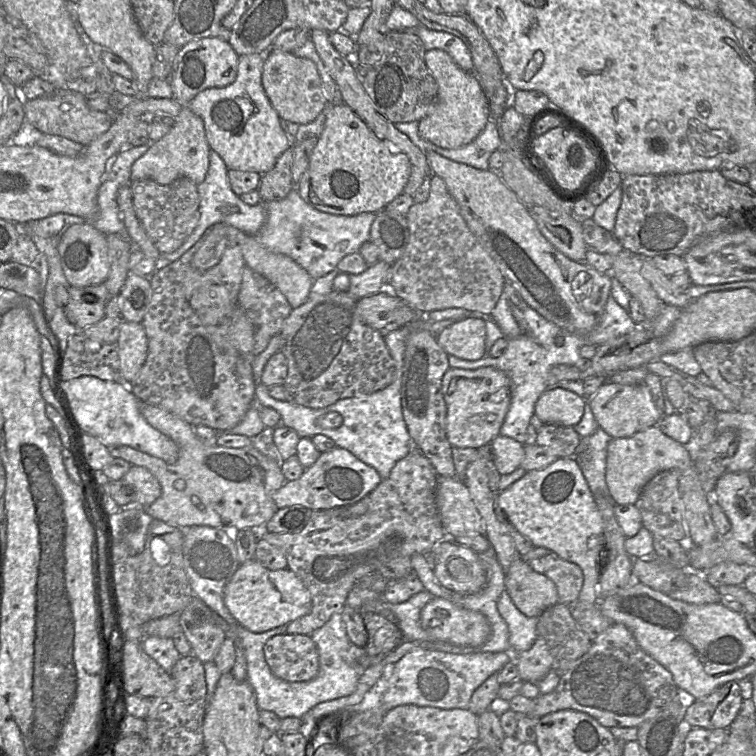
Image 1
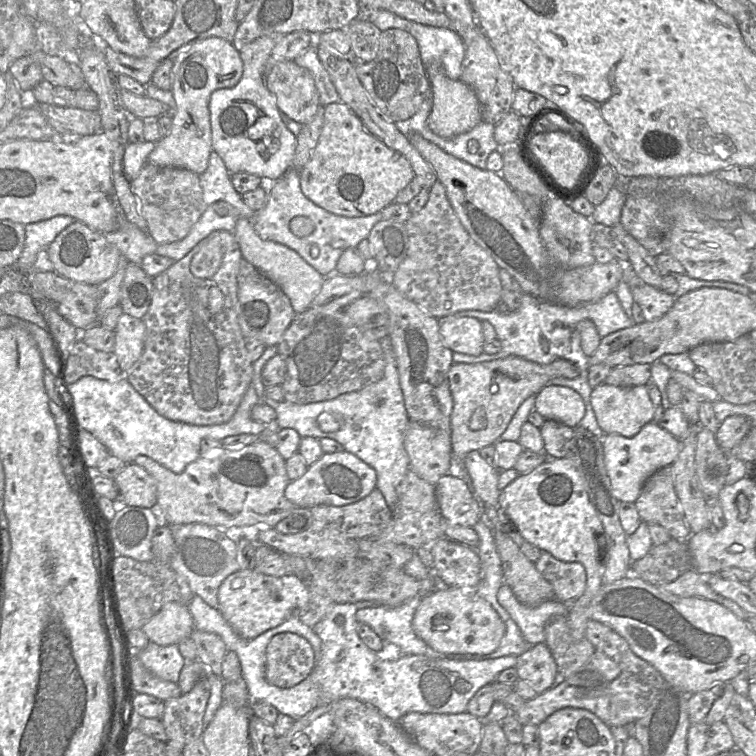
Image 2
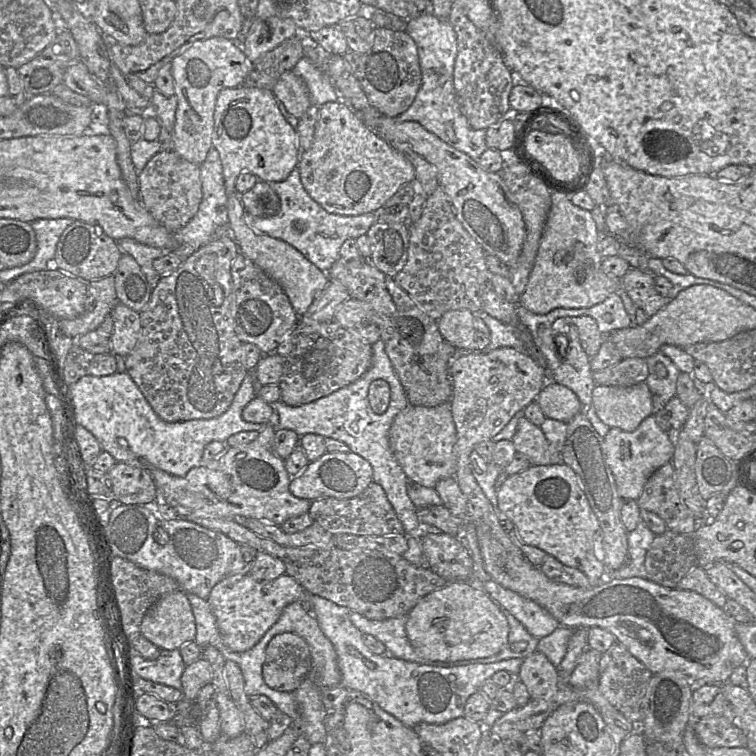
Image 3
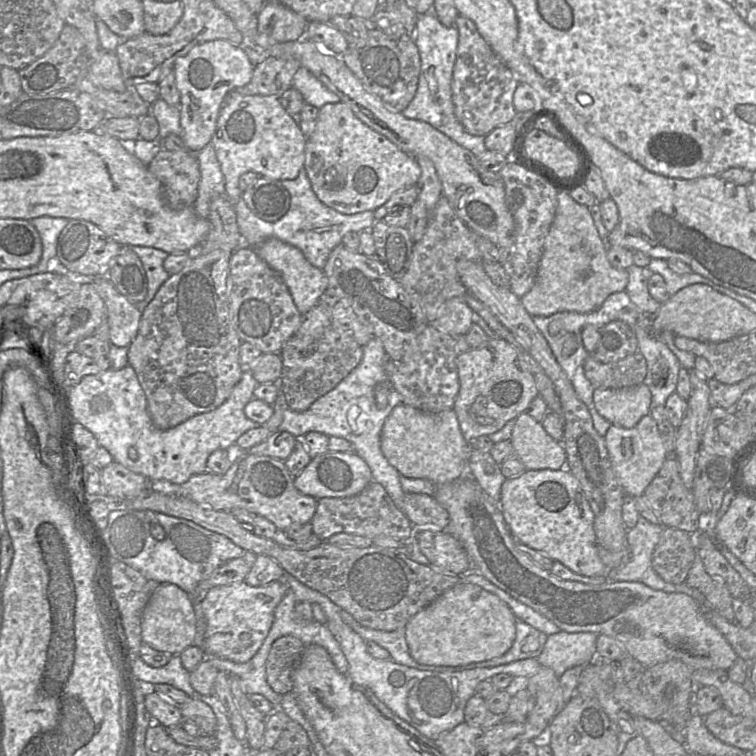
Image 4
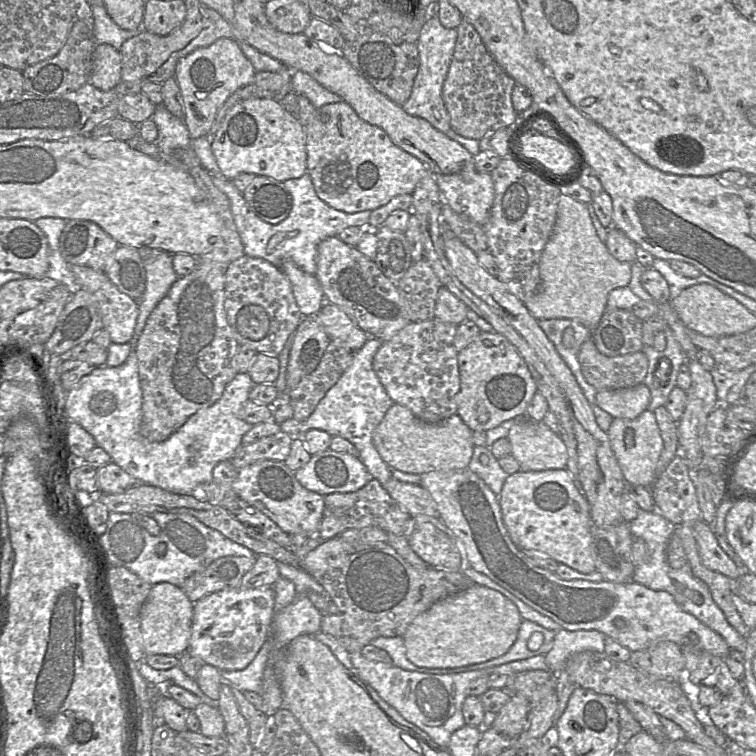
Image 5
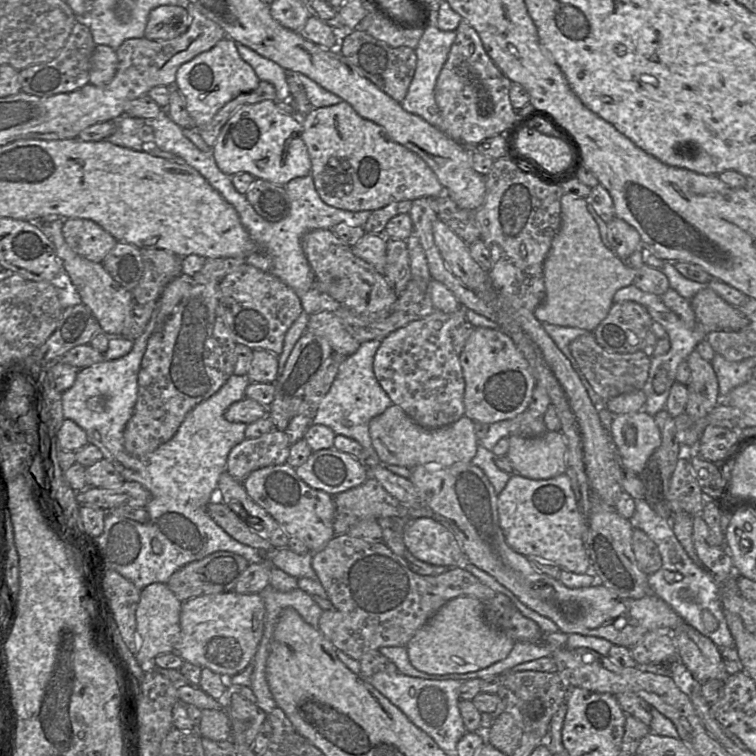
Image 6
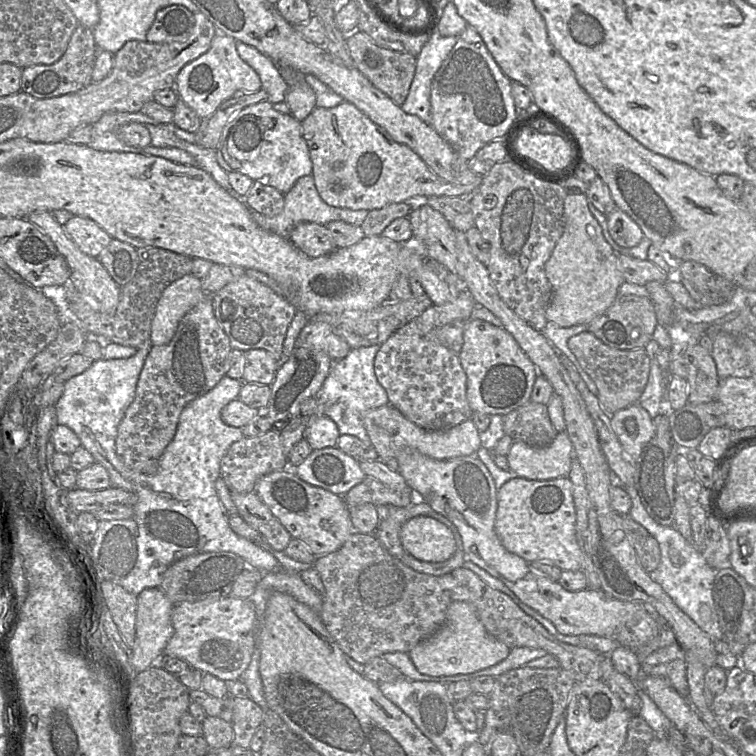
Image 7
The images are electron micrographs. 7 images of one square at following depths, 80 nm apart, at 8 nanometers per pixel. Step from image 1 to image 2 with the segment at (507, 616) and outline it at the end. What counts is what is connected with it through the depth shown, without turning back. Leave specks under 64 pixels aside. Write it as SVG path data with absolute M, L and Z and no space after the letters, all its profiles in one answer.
M506 584L499 588L497 601L517 624L525 641L532 646L545 642L546 623L554 616L567 616L571 604L551 599L529 607L520 603Z

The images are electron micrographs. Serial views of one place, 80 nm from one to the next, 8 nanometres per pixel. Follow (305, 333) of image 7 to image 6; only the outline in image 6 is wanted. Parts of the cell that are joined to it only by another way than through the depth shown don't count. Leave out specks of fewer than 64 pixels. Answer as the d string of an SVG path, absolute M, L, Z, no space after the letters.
M321 310L310 315L306 331L325 338L333 352L346 357L360 347L360 343L344 328L340 319L331 311Z

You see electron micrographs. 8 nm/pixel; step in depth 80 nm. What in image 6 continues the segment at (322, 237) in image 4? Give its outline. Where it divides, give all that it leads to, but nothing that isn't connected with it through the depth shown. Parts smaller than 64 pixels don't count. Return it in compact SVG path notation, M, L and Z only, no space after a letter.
M311 174L291 180L285 185L285 190L289 198L289 214L284 219L278 222L269 222L258 215L253 207L249 207L250 214L248 217L256 222L257 232L261 231L262 234L269 235L266 247L262 251L272 256L272 262L267 273L282 280L300 298L315 286L314 272L301 245L303 235L314 229L331 229L339 223L363 227L371 211L348 211L326 204L318 194Z

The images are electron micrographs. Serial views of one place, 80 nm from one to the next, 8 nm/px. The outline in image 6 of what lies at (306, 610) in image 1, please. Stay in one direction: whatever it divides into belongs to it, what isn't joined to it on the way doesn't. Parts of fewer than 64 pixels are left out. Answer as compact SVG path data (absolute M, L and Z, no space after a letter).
M235 591L202 595L182 602L181 637L175 650L184 661L209 668L230 678L254 658L264 631L266 609L259 594L239 594Z

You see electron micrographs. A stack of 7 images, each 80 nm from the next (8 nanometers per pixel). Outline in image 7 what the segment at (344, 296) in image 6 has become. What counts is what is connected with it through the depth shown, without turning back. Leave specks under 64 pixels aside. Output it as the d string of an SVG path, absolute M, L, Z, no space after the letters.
M300 222L295 225L289 239L311 258L327 255L337 248L326 226L313 222Z

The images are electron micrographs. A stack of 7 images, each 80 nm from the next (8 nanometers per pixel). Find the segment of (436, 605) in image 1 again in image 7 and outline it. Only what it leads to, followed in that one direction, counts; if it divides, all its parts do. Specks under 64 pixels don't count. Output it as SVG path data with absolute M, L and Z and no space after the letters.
M454 601L447 609L441 627L433 635L419 642L408 654L420 673L430 676L451 676L473 673L494 666L503 661L510 650L487 632L469 603Z

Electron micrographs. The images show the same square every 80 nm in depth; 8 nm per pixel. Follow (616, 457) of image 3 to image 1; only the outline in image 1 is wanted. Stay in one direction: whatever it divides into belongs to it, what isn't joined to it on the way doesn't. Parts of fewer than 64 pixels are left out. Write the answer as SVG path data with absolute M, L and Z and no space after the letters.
M657 425L640 431L628 438L612 438L607 446L606 483L611 499L616 505L634 505L642 488L656 474L666 470L682 471L692 465L692 454L681 443L666 436Z

